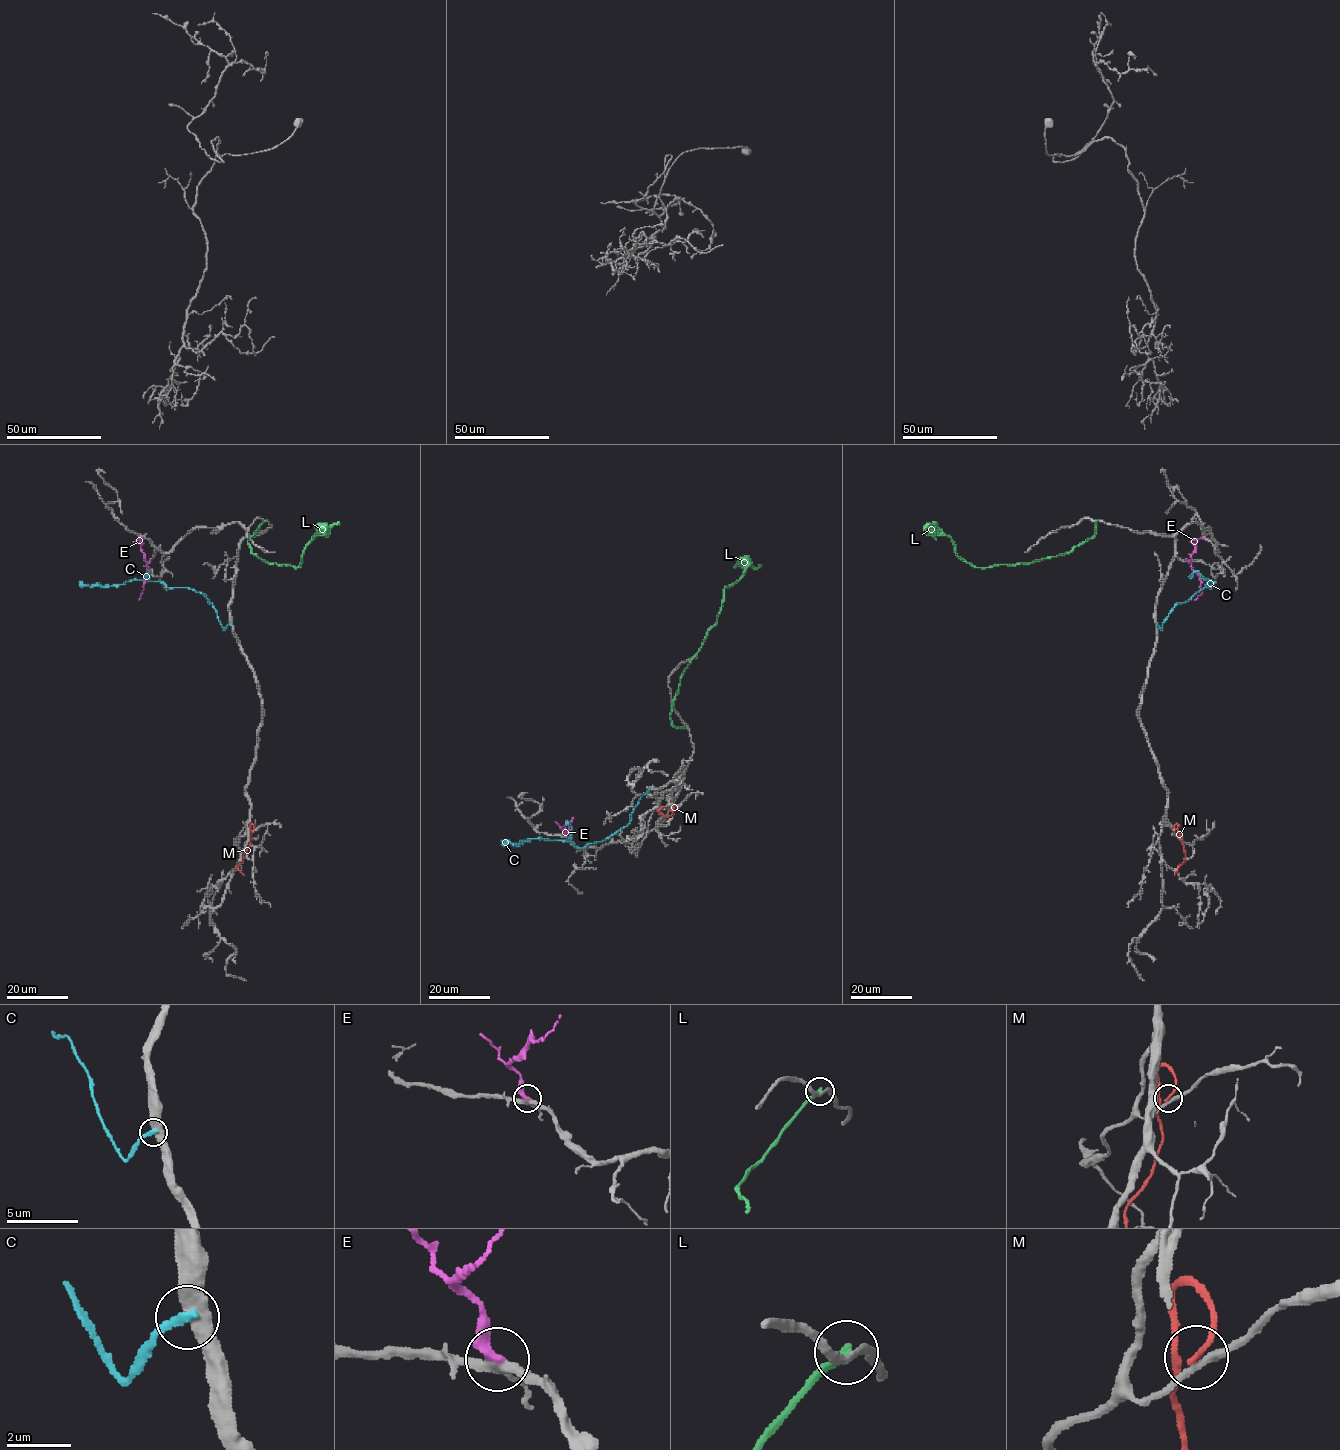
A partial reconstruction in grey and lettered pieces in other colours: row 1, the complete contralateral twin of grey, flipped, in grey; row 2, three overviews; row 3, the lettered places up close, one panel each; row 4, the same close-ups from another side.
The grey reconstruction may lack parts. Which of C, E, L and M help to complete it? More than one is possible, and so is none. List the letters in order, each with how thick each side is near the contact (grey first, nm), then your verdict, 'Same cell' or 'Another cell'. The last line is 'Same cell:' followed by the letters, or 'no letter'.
C: Thickness 440 nm (grey) against 240 nm. Another cell
E: Thickness 240 nm (grey) against 400 nm. Same cell
L: Thickness 200 nm (grey) against 280 nm. Another cell
M: Thickness 240 nm (grey) against 200 nm. Another cell
Same cell: E

